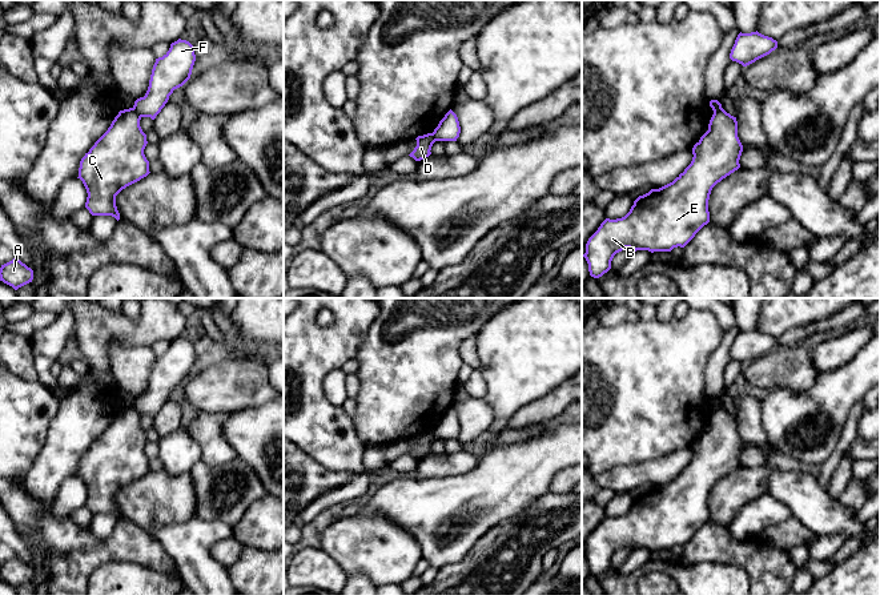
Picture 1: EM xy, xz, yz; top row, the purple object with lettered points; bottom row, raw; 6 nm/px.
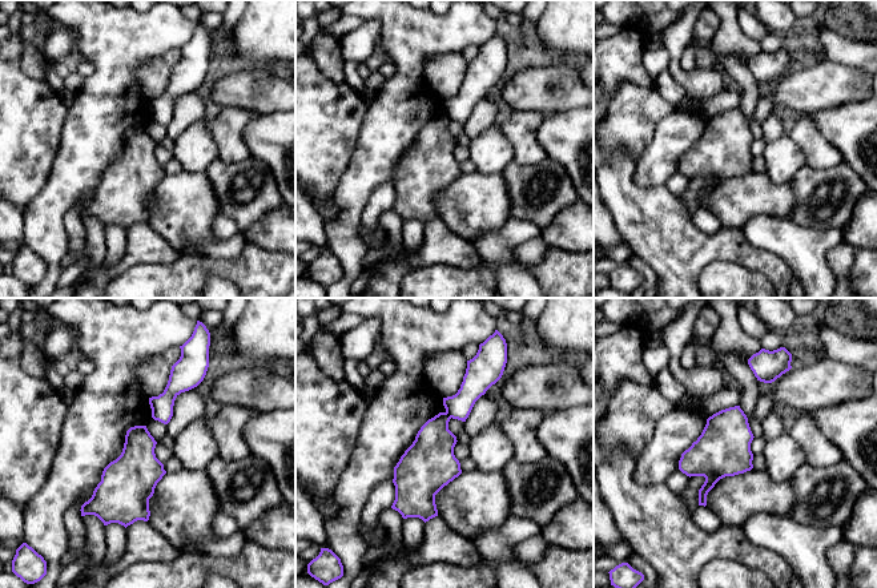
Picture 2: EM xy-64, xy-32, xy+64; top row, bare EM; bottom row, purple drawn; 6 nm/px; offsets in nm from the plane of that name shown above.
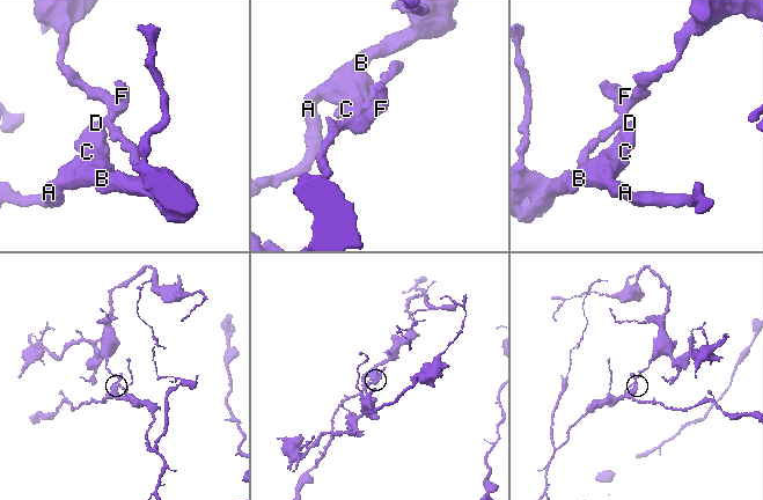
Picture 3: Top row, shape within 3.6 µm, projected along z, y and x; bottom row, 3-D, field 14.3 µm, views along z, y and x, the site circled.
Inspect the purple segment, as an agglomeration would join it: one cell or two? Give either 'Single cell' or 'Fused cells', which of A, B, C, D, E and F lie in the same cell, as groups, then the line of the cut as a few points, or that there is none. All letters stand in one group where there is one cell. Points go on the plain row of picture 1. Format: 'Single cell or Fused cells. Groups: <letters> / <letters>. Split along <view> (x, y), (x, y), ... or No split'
Fused cells. Groups: A B C D E / F. Split along xy (132, 406), (140, 415)

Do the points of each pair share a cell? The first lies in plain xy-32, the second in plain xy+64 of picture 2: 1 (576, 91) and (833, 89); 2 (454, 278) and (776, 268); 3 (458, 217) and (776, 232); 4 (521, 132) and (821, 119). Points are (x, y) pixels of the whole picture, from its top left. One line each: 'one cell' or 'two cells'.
1: one cell
2: two cells
3: two cells
4: two cells

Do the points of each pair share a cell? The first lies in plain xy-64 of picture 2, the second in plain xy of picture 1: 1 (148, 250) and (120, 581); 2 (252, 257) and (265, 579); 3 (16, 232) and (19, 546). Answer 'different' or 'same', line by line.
1: different
2: same
3: same

